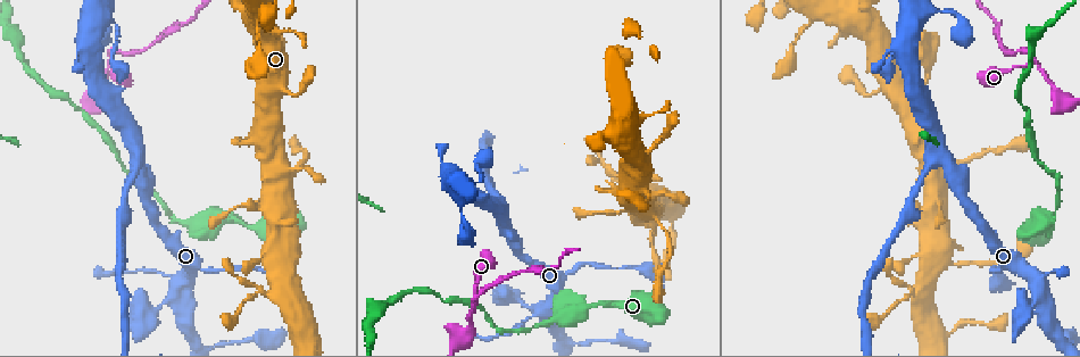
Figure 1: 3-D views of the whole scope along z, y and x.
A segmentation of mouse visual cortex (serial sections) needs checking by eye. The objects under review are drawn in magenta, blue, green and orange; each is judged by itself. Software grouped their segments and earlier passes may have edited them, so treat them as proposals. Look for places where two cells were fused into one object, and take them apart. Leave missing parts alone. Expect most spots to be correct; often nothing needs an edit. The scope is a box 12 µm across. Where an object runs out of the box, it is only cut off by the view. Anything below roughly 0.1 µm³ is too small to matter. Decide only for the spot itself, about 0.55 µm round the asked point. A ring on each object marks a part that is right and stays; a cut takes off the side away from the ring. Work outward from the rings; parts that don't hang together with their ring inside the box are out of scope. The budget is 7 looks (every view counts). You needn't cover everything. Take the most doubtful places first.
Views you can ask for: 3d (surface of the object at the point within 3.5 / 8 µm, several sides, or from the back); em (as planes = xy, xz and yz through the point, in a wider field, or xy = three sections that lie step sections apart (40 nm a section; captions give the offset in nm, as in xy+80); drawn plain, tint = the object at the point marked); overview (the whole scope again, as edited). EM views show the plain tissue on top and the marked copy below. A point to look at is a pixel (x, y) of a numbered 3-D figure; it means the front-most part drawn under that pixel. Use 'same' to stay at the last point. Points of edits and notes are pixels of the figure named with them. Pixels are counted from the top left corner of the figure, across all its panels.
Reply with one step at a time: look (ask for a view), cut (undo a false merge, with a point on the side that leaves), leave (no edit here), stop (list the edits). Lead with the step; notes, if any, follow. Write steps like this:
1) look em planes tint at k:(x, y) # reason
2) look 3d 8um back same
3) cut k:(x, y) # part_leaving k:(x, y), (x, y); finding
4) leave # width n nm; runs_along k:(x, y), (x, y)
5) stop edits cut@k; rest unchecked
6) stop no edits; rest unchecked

look 3d 3.5um at 1:(940, 335) # abrupt turn

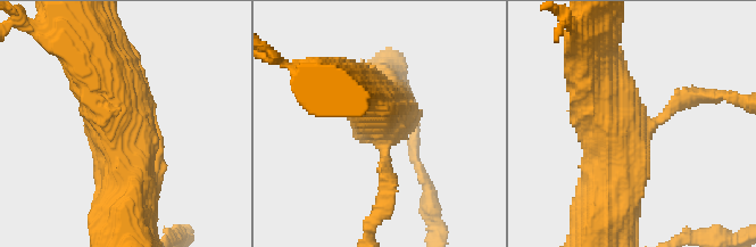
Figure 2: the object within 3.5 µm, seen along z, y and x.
look em xy step 5 tint at 2:(130, 124) # shape alone is not enough

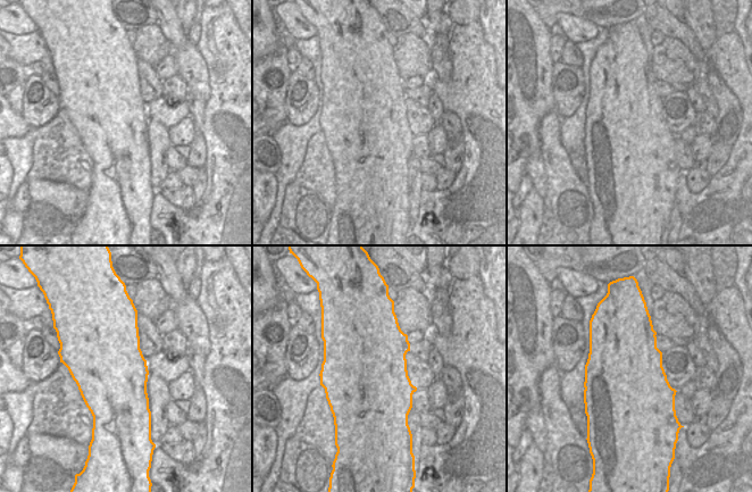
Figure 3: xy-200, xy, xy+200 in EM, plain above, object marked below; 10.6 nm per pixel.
leave # runs_along 2:(357, 87), (381, 113), (388, 186); continuous, no second cell

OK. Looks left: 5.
look 3d 3.5um at 1:(1033, 63) # sharp bend

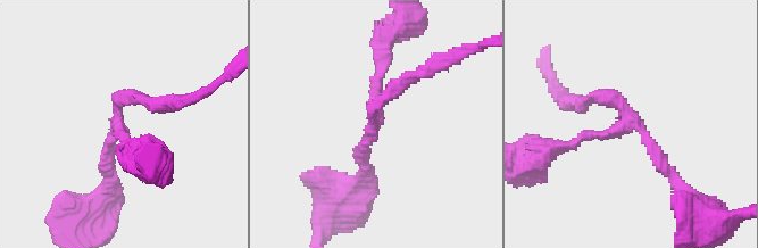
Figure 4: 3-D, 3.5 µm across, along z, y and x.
look em xy step 1 tint at 4:(374, 119) # arms 3; arm_widths 150, 150, 200 nm

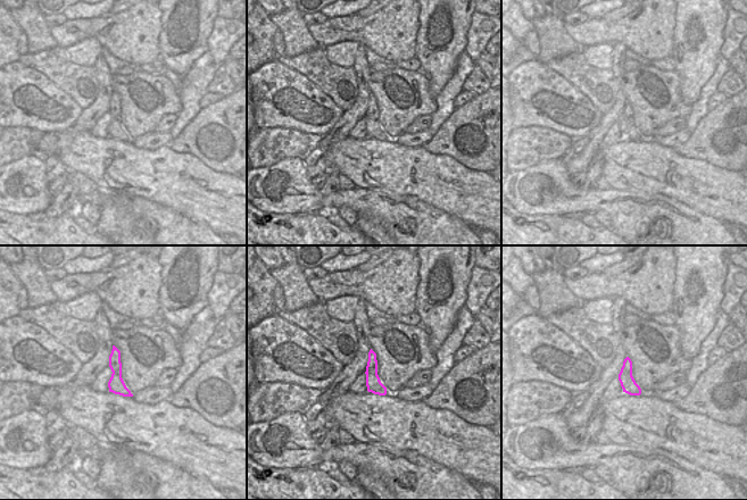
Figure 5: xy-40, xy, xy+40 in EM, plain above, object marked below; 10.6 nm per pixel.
leave # runs_along 5:(115, 351), (116, 382), (127, 393); continuous, no second cell

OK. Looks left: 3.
look 3d 3.5um at 1:(940, 155) # three arms meet

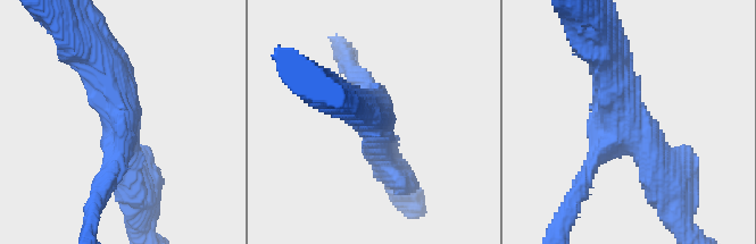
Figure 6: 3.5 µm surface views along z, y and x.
look em xy step 5 tint at 6:(630, 129)

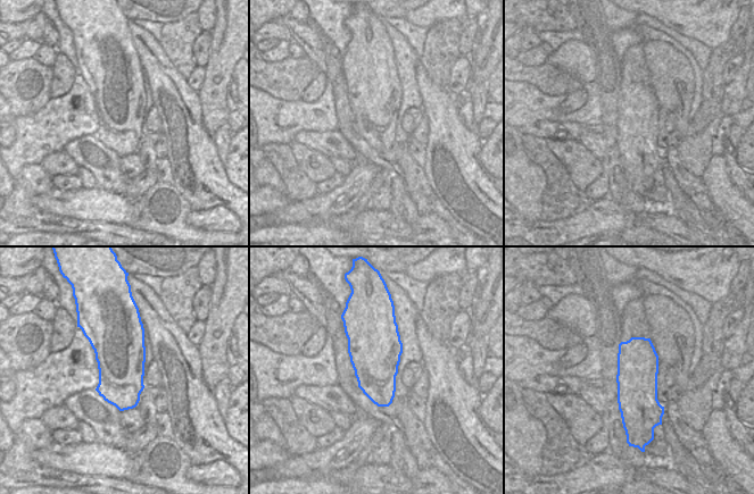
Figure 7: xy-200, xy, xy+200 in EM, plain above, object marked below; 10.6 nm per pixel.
look em xy step 1 tint same

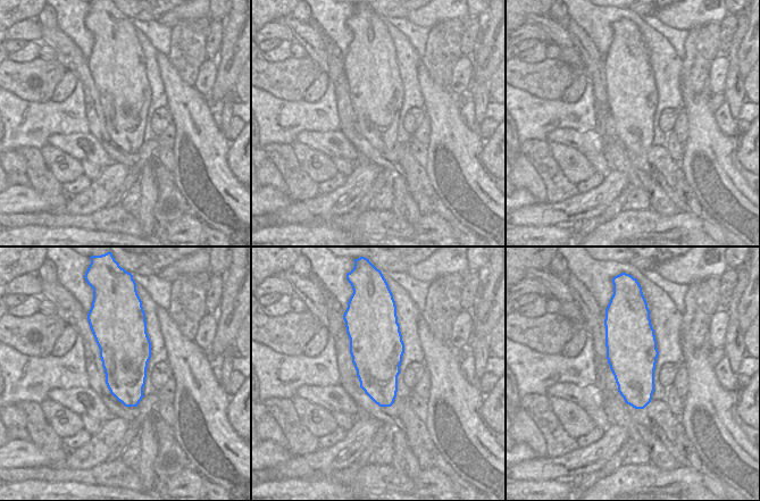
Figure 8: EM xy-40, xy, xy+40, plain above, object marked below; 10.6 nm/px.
leave # runs_along 6:(672, 191), (631, 128), (608, 62); continuous, no second cell

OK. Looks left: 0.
stop no edits; rest unchecked

